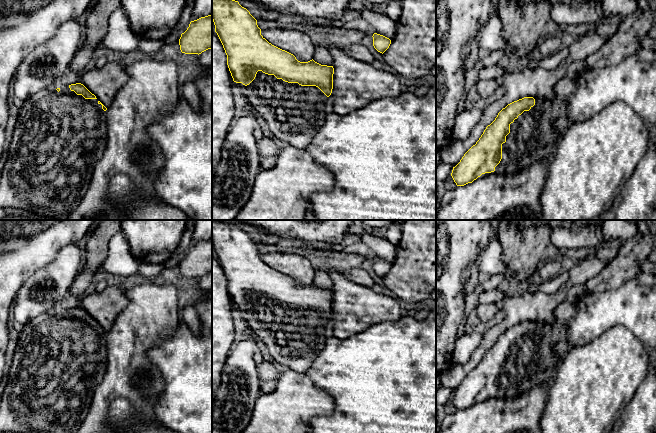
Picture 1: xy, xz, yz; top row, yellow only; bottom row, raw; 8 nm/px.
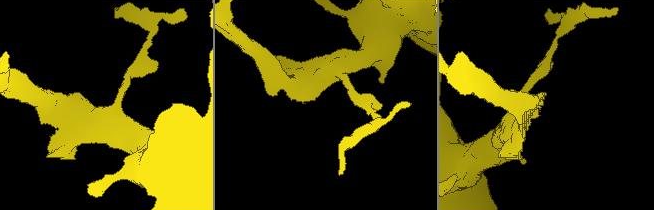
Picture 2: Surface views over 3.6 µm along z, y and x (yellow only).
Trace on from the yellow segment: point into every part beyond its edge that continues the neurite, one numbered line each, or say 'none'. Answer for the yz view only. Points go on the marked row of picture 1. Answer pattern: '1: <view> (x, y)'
1: yz (532, 138)

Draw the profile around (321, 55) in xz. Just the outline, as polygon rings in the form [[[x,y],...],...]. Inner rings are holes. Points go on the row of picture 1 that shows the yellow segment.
[[[315,45],[313,60],[321,65],[333,66],[333,58],[325,46]]]

